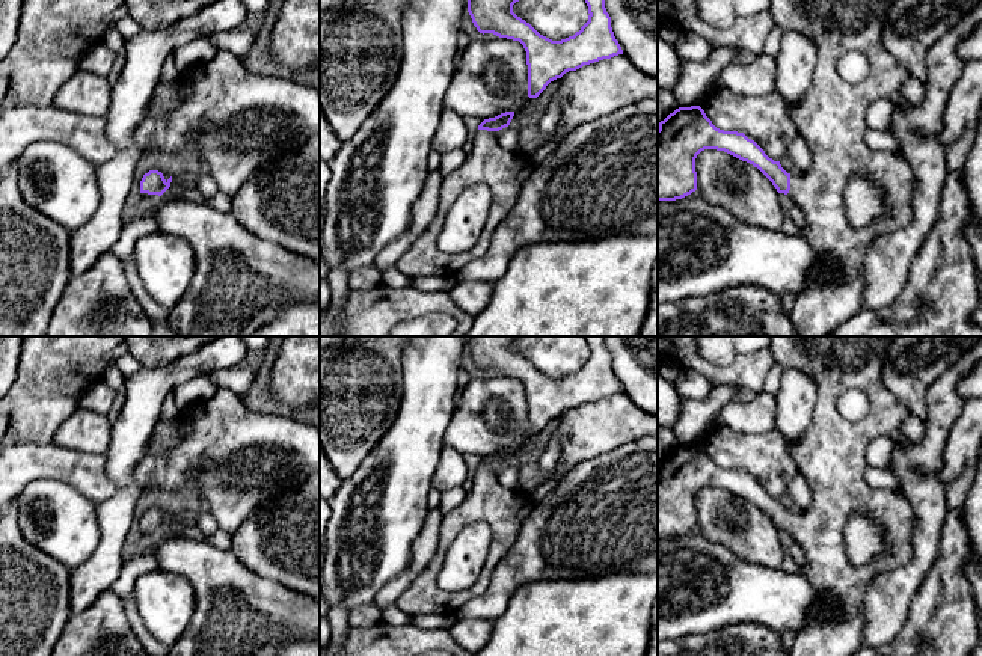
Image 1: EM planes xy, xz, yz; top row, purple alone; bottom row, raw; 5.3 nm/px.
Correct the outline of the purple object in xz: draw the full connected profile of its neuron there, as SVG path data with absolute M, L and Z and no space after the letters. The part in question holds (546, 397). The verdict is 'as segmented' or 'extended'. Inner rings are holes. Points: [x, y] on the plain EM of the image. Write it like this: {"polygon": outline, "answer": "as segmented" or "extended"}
{"polygon": "M468 336L468 350L480 371L519 379L526 389L528 434L537 436L546 424L569 409L623 392L611 365L605 336L584 336L588 359L561 379L540 372L513 350L520 336Z", "answer": "as segmented"}

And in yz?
{"polygon": "M771 336L771 353L775 363L783 368L795 368L815 380L819 391L819 398L815 404L812 424L802 436L789 446L792 460L798 472L806 477L812 490L810 505L799 511L787 511L780 499L769 496L765 489L744 471L724 469L717 466L706 454L700 443L679 445L659 460L658 466L658 538L682 537L697 528L695 496L704 487L724 489L742 499L757 505L777 526L778 531L789 532L793 540L804 549L806 566L801 570L818 594L833 596L840 608L842 615L833 620L824 611L824 606L816 603L815 611L809 615L806 626L796 633L790 656L852 656L863 644L864 633L864 608L863 600L872 578L881 572L890 572L895 567L907 564L911 559L911 541L914 534L914 514L910 502L890 489L873 489L864 478L867 461L866 449L869 443L881 436L893 436L901 433L904 422L910 416L907 406L885 388L882 382L882 365L887 350L896 336ZM848 389L860 389L869 398L869 412L863 419L848 421L837 409L839 397ZM852 513L870 517L884 532L887 543L885 552L875 561L855 566L851 564L845 546L845 528Z", "answer": "extended"}

